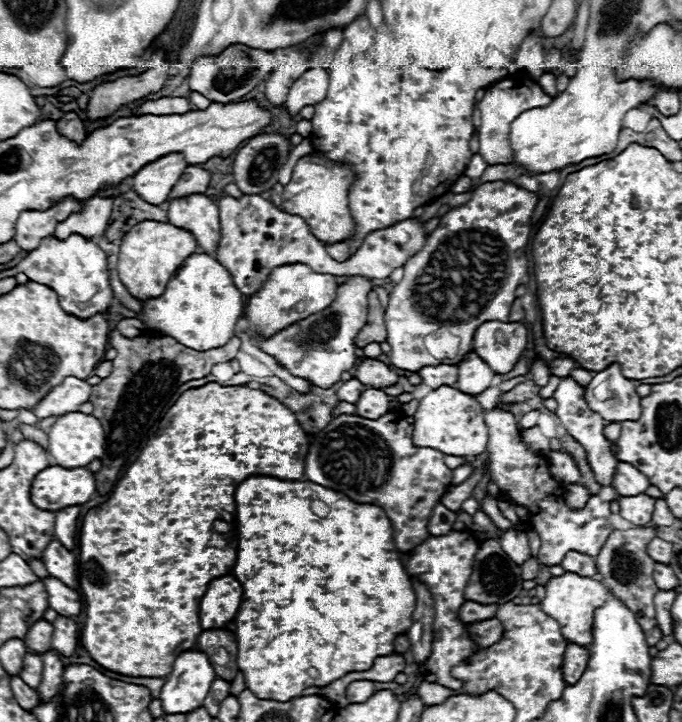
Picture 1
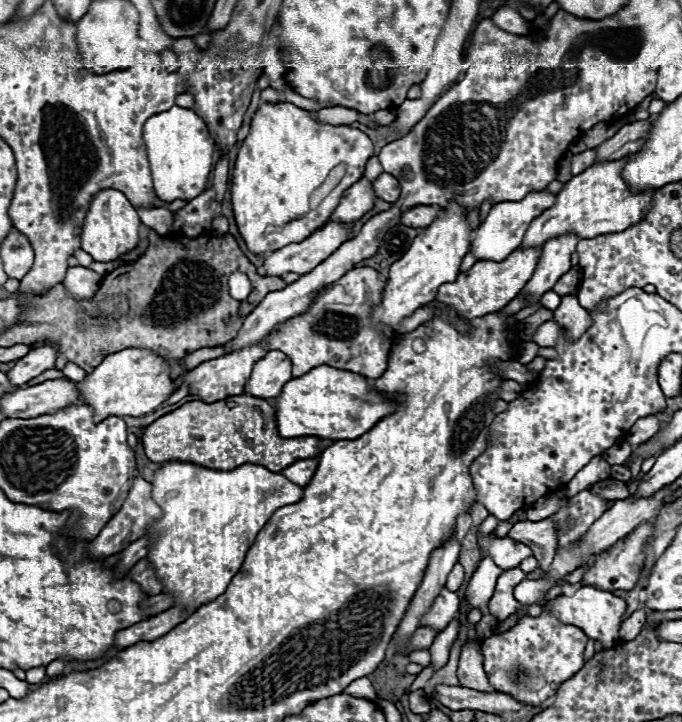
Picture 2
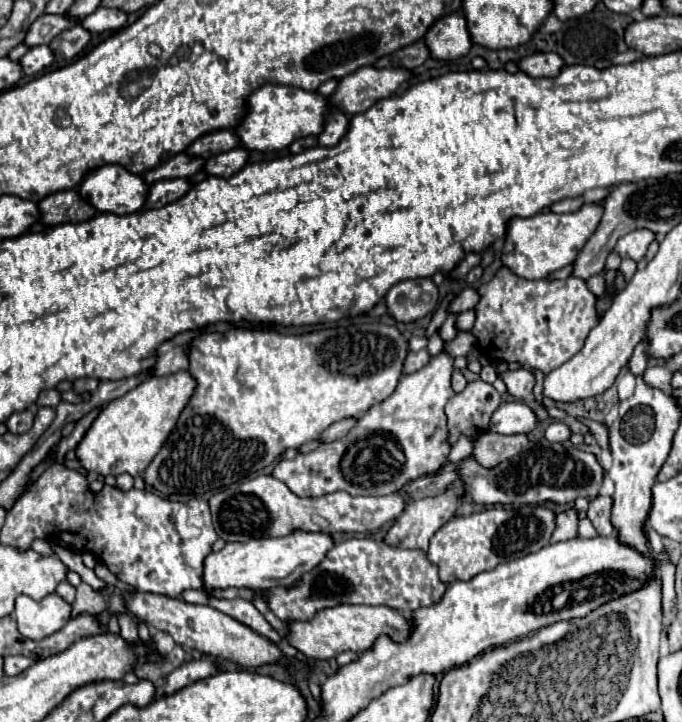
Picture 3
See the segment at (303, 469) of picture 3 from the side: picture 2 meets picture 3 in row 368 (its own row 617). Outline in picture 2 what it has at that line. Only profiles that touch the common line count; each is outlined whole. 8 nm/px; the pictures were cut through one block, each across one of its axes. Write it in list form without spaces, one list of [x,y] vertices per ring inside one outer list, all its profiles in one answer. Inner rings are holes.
[[[446,586],[440,590],[440,594],[434,598],[432,606],[428,608],[428,614],[420,618],[420,626],[432,626],[434,630],[442,632],[450,620],[456,616],[460,608],[460,598],[456,592],[450,592]]]

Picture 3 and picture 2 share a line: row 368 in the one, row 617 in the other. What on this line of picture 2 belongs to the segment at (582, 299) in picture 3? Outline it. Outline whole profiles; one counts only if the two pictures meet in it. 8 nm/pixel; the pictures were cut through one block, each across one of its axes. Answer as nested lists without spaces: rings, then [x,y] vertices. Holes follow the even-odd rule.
[[[546,608],[538,618],[526,616],[514,628],[492,634],[482,640],[484,670],[490,684],[504,694],[530,706],[542,704],[546,698],[554,696],[562,682],[572,678],[584,666],[584,646],[588,636],[570,624],[558,622]]]

